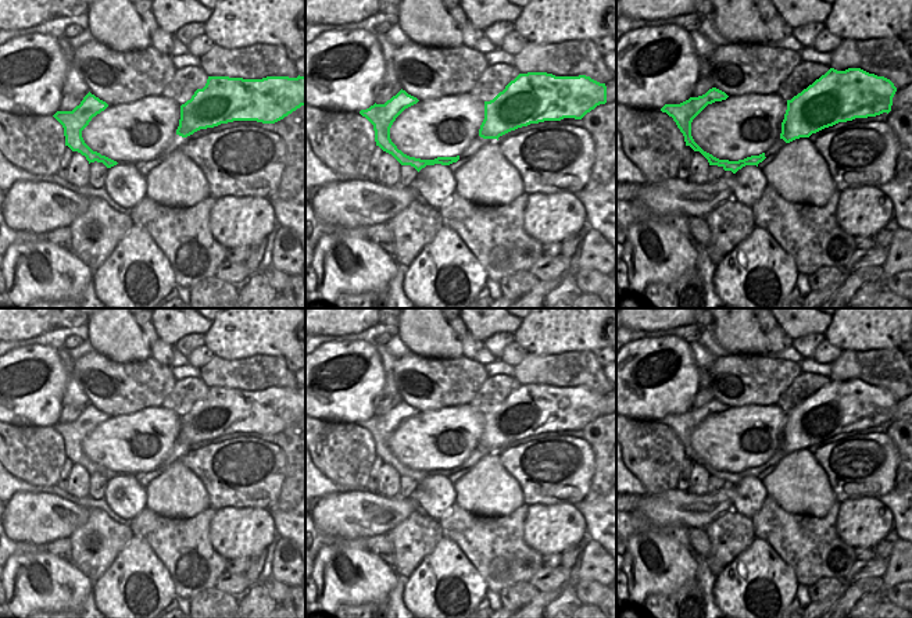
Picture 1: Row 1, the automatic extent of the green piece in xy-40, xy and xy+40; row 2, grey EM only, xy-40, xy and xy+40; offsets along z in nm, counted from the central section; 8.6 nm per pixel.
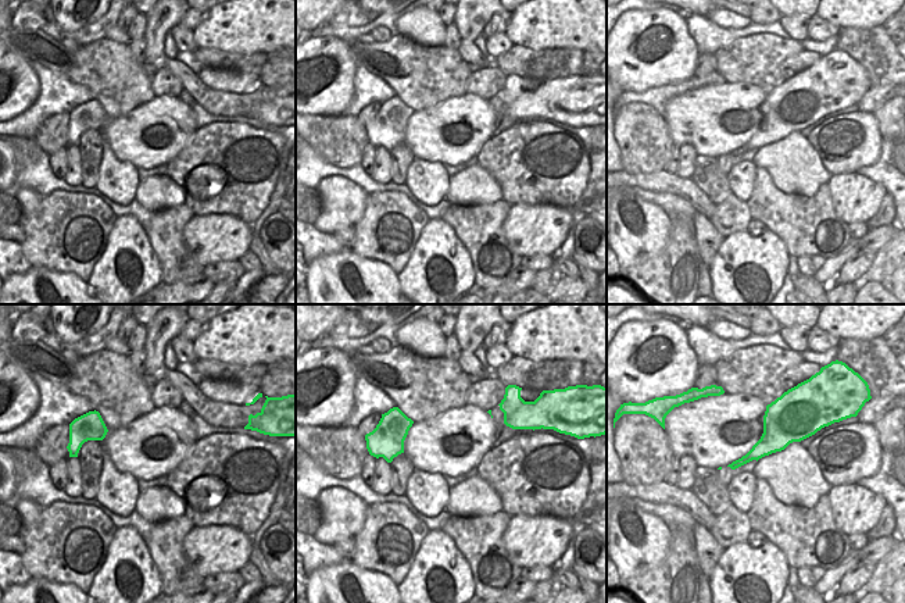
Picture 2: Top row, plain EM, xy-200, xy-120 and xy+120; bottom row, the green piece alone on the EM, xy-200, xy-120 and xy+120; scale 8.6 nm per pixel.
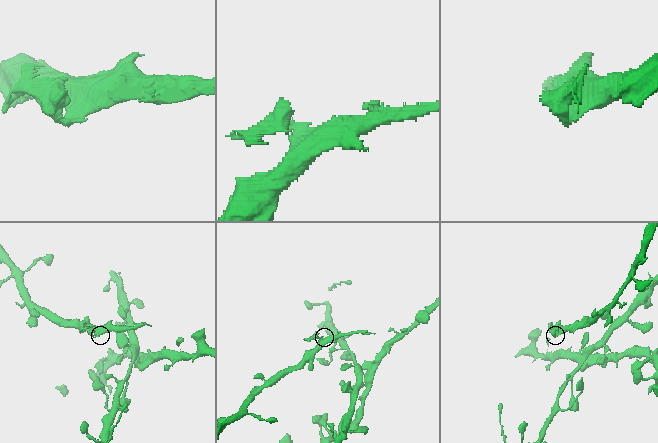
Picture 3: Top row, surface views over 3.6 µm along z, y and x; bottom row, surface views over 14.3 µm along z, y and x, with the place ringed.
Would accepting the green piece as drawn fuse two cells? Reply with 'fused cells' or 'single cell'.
fused cells

